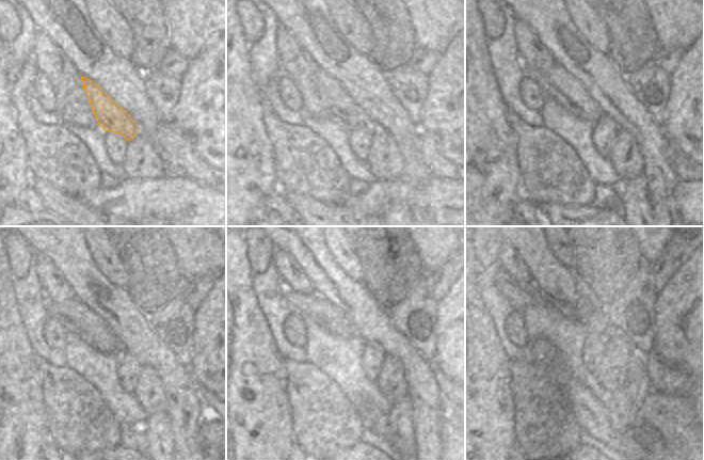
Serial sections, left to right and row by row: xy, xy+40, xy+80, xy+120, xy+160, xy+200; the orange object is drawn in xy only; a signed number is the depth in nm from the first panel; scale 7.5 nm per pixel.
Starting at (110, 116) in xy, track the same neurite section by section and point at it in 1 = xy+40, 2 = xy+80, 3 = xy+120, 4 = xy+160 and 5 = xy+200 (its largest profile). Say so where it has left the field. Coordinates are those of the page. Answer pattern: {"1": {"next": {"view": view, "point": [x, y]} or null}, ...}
{"1": {"next": {"view": "xy+40", "point": [339, 104]}}, "2": {"next": {"view": "xy+80", "point": [558, 83]}}, "3": {"next": {"view": "xy+120", "point": [80, 319]}}, "4": {"next": {"view": "xy+160", "point": [313, 304]}}, "5": {"next": {"view": "xy+200", "point": [520, 298]}}}

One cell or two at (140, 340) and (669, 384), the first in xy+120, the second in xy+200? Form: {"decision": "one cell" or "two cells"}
{"decision": "one cell"}

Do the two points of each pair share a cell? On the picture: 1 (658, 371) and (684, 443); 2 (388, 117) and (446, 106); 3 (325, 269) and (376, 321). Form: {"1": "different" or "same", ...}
{"1": "different", "2": "different", "3": "same"}

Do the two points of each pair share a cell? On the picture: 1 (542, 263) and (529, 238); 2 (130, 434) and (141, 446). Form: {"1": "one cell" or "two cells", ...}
{"1": "one cell", "2": "one cell"}

